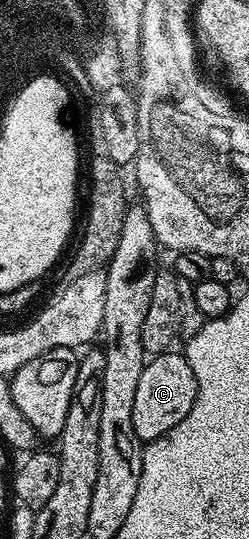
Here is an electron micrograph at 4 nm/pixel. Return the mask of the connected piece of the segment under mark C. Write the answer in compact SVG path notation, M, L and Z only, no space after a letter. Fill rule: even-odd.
M170 349L163 355L152 356L143 369L143 377L139 377L139 385L135 388L135 405L131 409L131 421L135 425L138 439L148 441L163 437L187 413L191 413L191 405L195 405L197 382L191 365L184 354Z

